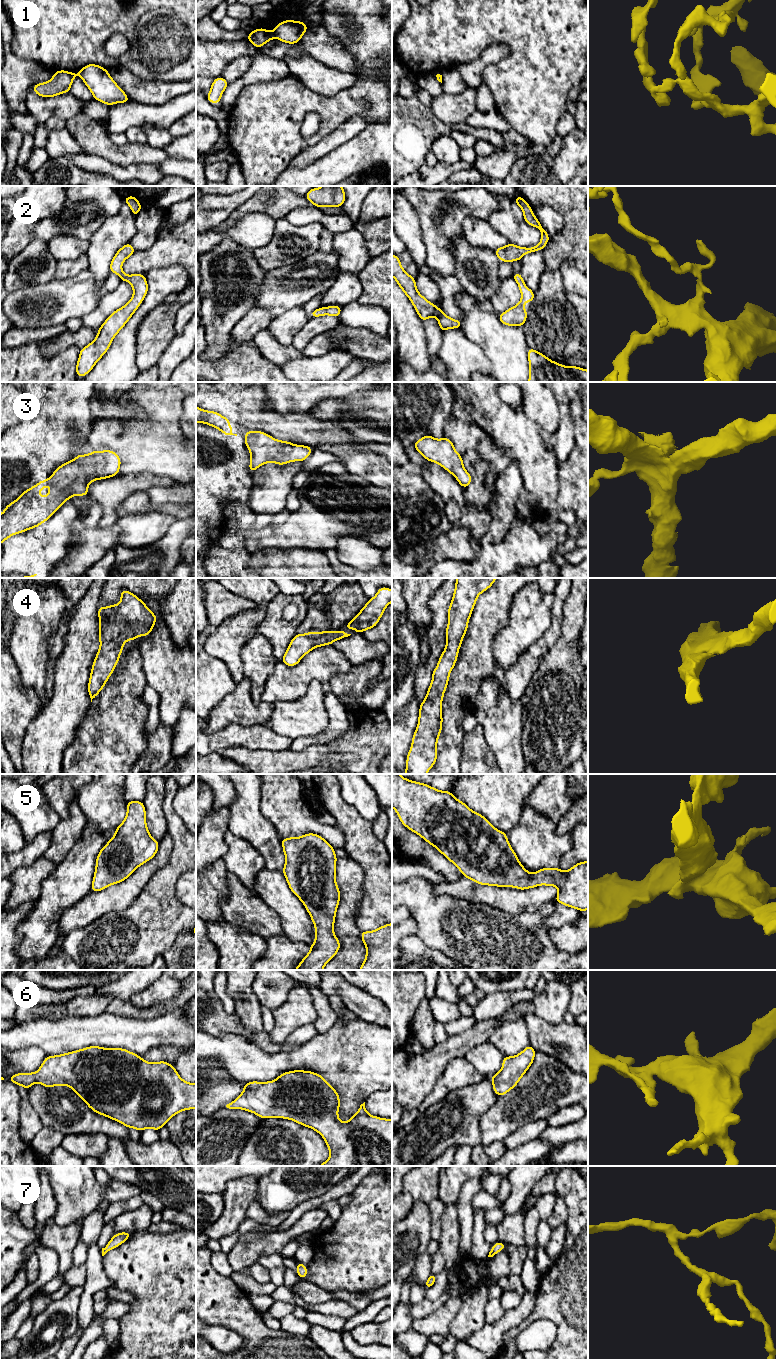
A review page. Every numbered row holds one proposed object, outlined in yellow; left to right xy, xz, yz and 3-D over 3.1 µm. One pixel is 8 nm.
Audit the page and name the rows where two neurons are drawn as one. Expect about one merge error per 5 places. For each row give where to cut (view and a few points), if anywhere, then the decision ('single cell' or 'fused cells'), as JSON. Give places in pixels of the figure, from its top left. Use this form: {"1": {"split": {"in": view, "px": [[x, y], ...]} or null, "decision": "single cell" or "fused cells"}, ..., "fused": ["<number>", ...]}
{"1": {"split": {"in": "xz", "px": [[272, 32], [275, 37]]}, "decision": "fused cells"}, "2": {"split": null, "decision": "single cell"}, "3": {"split": null, "decision": "single cell"}, "4": {"split": null, "decision": "single cell"}, "5": {"split": null, "decision": "single cell"}, "6": {"split": null, "decision": "single cell"}, "7": {"split": null, "decision": "single cell"}, "fused": ["1"]}

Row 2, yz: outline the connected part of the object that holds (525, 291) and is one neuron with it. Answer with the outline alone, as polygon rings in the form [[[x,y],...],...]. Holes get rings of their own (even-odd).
[[[514,273],[513,279],[517,282],[519,290],[521,292],[521,300],[519,303],[507,311],[499,314],[499,320],[502,324],[507,326],[522,326],[527,319],[527,312],[525,310],[525,302],[534,301],[534,291],[530,290],[524,283],[524,280],[520,273]]]

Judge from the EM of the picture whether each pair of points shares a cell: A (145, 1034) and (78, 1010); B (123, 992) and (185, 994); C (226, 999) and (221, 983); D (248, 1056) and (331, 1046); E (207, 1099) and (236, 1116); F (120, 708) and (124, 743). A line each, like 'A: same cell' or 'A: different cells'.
A: different cells
B: different cells
C: same cell
D: same cell
E: different cells
F: same cell

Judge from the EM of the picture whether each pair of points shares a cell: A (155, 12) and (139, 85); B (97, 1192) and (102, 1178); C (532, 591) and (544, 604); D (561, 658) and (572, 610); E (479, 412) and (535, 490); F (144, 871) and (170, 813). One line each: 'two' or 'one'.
A: two
B: two
C: one
D: one
E: one
F: two

